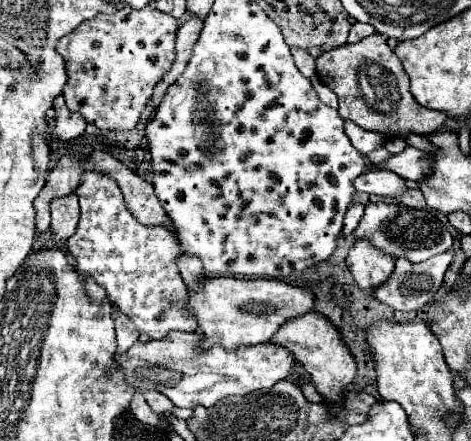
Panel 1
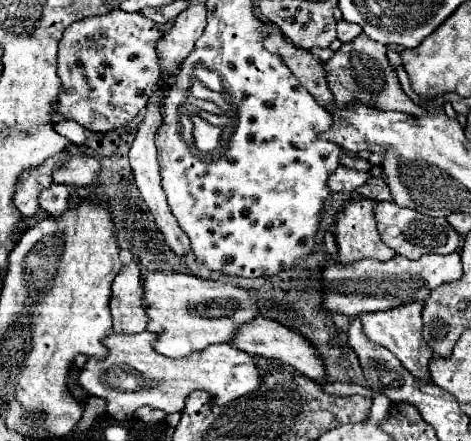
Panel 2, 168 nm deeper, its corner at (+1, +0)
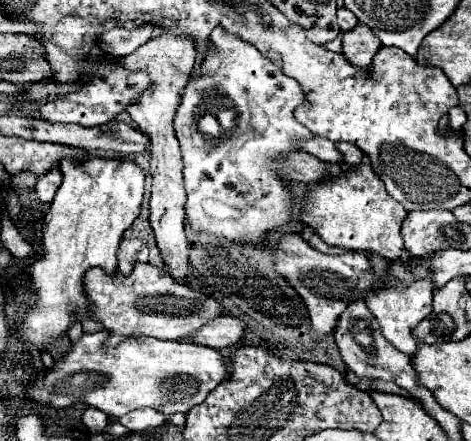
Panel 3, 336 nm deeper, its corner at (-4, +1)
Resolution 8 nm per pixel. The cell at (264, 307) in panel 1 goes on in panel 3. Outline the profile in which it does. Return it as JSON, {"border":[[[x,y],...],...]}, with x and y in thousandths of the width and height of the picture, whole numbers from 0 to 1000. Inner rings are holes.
{"border":[[[287,596],[274,628],[219,624],[214,610],[185,615],[180,660],[193,683],[193,723],[210,723],[244,764],[325,764],[346,773],[389,773],[423,741],[478,714],[461,678],[410,655],[397,642],[372,642],[359,624],[316,596]]]}

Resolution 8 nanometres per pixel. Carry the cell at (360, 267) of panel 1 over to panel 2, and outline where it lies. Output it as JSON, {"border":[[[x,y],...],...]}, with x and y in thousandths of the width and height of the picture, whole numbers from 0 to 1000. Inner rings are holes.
{"border":[[[764,444],[752,454],[739,454],[722,481],[709,490],[709,544],[718,553],[718,590],[730,599],[743,599],[743,590],[769,590],[769,585],[794,585],[794,590],[828,590],[841,571],[824,562],[803,526],[803,503],[794,494],[798,454]]]}

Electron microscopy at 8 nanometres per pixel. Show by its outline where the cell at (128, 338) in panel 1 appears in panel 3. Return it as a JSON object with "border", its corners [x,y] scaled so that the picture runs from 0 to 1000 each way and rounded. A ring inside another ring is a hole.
{"border":[[[261,542],[253,556],[253,624],[274,624],[278,605],[295,592],[295,596],[312,596],[312,578],[316,565],[295,546],[295,542]]]}

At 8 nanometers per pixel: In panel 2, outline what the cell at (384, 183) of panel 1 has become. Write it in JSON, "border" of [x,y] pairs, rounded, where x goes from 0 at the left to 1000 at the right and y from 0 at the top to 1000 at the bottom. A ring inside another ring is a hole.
{"border":[[[718,376],[709,385],[709,395],[701,395],[701,431],[705,435],[752,435],[760,422],[769,422],[777,408],[786,404],[781,390],[760,390],[760,385],[743,385],[730,376]]]}

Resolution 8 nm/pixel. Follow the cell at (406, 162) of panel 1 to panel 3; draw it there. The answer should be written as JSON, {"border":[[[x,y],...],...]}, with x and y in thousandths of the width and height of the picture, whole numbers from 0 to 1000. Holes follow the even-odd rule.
{"border":[[[669,311],[665,320],[656,315],[643,333],[643,342],[660,347],[660,351],[673,351],[677,361],[690,361],[699,370],[711,370],[711,374],[728,374],[732,361],[728,361],[728,347],[715,338],[715,329],[707,320],[694,320],[694,315],[682,315],[682,311]]]}

